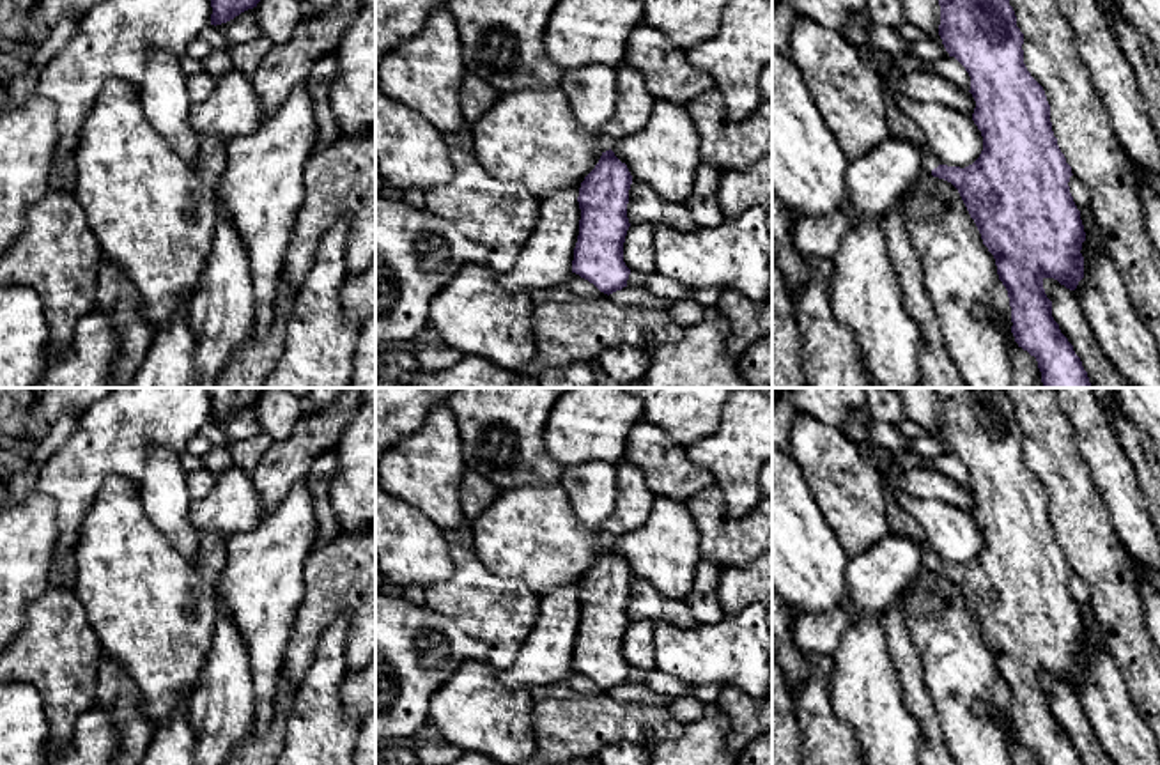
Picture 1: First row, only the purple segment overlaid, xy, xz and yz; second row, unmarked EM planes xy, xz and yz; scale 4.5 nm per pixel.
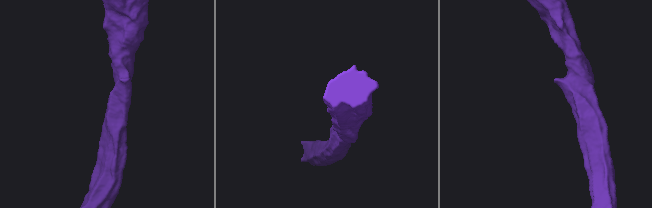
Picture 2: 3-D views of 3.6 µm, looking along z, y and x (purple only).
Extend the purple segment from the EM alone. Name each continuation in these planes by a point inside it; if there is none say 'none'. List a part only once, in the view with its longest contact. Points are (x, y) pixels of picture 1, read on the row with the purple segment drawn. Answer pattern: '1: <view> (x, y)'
1: yz (900, 124)

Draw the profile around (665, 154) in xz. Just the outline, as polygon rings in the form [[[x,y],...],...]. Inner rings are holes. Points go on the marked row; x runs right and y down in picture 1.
[[[655,99],[648,124],[611,143],[634,181],[648,184],[661,198],[685,204],[692,191],[700,154],[700,133],[685,106]]]

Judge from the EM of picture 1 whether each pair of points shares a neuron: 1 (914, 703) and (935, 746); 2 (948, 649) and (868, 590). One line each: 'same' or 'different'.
1: same
2: different

